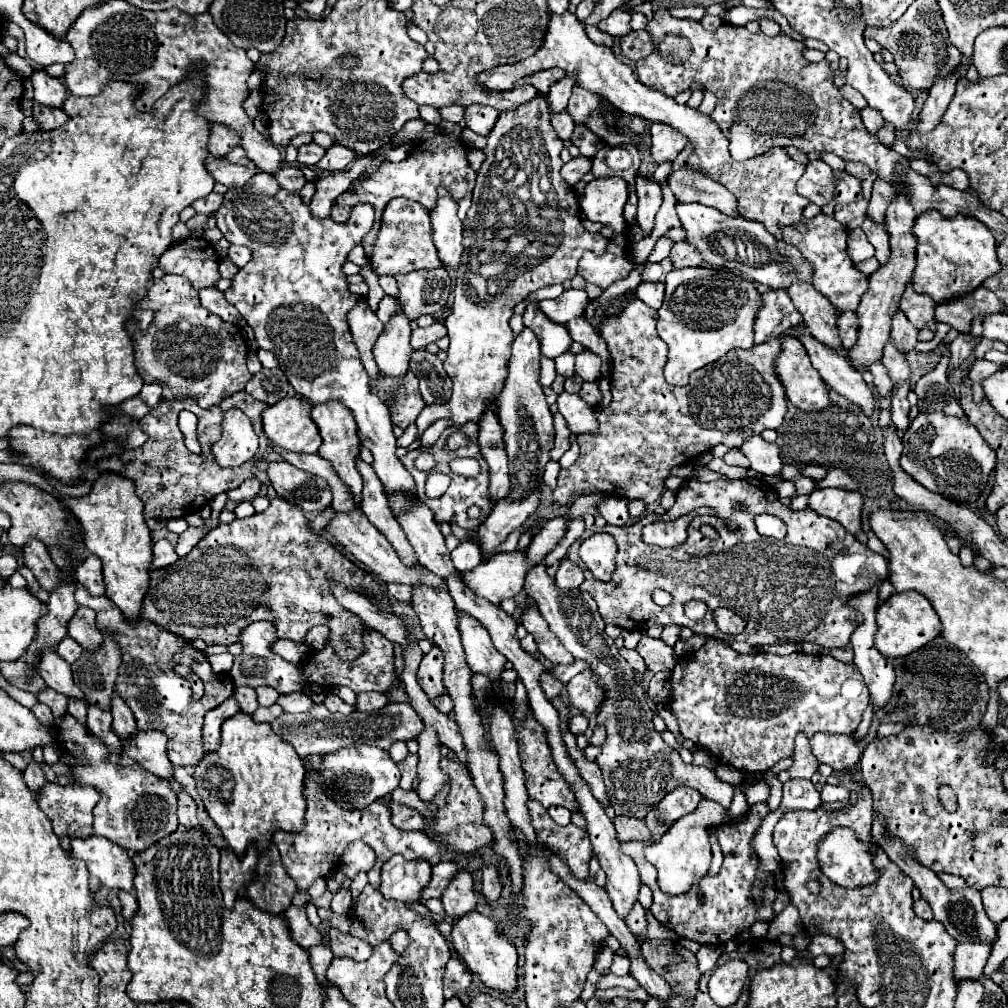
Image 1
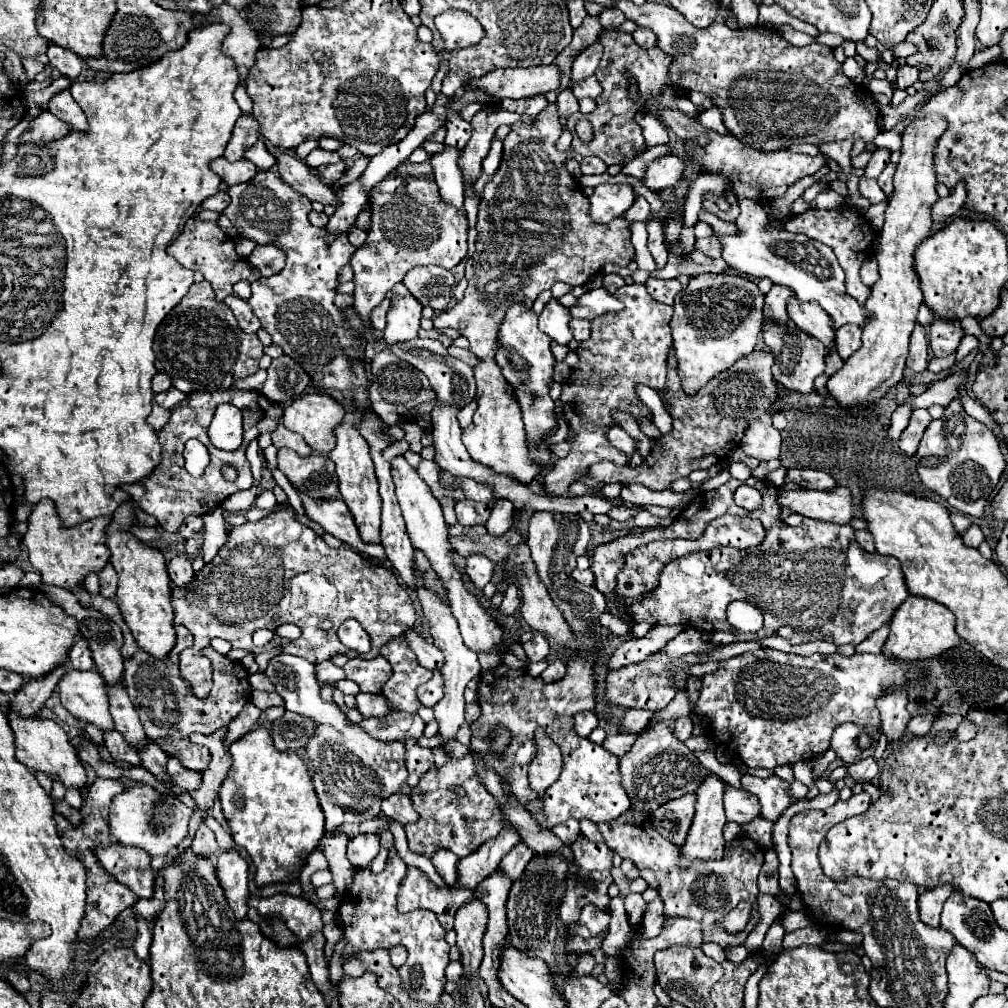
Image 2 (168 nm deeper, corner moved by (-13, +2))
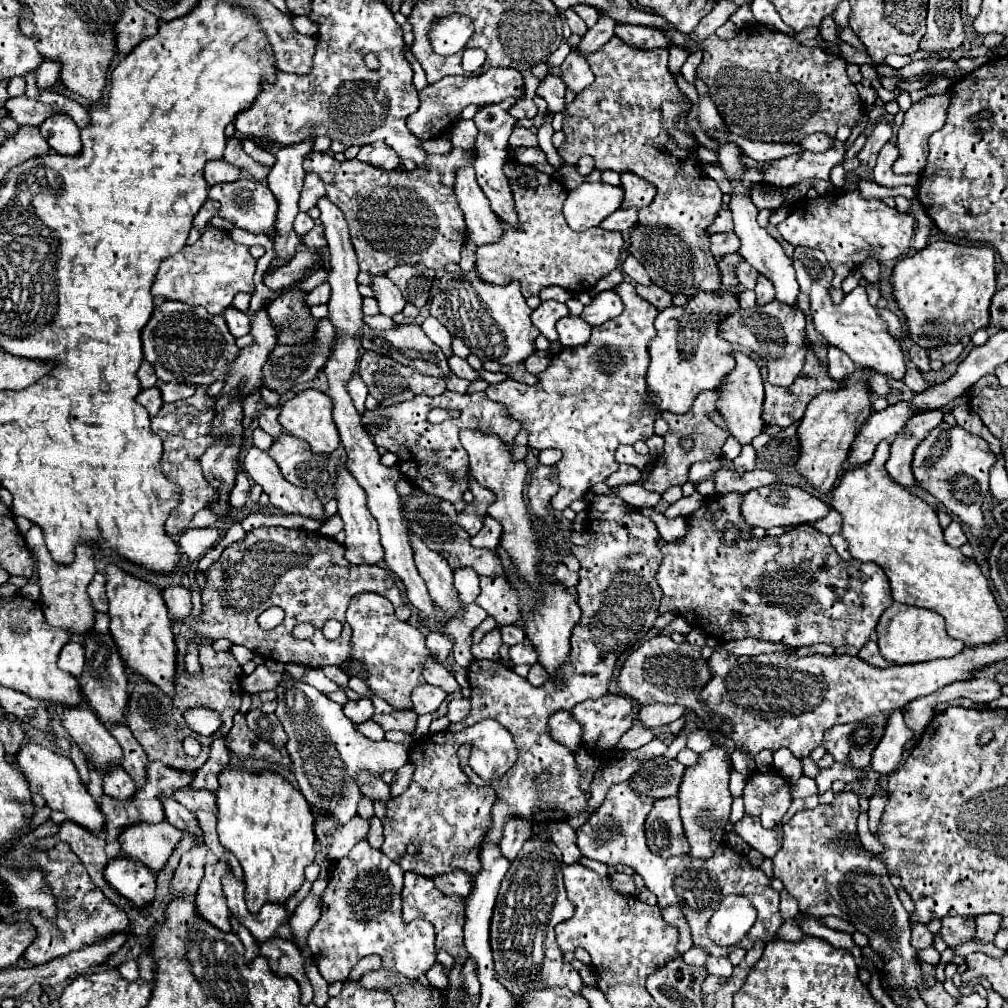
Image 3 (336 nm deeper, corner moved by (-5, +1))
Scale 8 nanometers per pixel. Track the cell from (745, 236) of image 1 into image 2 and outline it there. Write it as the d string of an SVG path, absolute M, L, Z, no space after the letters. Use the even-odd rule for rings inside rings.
M739 200L741 214L737 218L739 234L719 236L723 244L723 260L737 272L751 274L757 278L769 278L773 284L789 286L801 300L815 300L831 316L833 330L845 324L865 326L869 312L845 292L845 274L829 246L813 240L805 234L791 234L787 230L777 230L769 224L769 216L757 200Z

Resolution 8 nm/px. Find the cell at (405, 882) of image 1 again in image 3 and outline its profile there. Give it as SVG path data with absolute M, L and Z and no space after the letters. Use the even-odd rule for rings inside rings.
M407 871L401 899L403 899L401 917L405 923L409 923L417 917L427 919L429 923L433 923L433 927L437 931L437 941L435 941L437 949L451 953L455 957L455 961L465 961L469 957L469 953L463 947L463 939L461 939L461 931L463 931L463 923L465 923L465 899L461 899L461 895L443 895L441 891L437 891L437 887L433 885L433 881L429 877Z

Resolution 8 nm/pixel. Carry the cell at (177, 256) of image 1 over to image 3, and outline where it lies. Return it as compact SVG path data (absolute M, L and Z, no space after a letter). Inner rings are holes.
M209 223L197 243L185 245L177 255L171 255L161 263L151 293L155 297L165 295L167 299L203 305L211 315L219 315L231 305L235 293L253 293L253 273L255 259L249 255L249 247L233 243L229 233L219 231Z

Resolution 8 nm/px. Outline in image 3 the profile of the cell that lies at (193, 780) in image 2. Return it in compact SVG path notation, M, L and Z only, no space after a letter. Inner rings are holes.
M181 787L181 791L173 791L173 799L193 813L197 809L209 811L215 805L215 795L211 791L193 791L193 787Z

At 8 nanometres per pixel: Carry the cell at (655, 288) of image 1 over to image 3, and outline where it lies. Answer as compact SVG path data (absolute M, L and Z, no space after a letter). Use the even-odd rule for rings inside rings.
M635 285L637 293L649 301L653 307L657 307L659 311L663 311L665 307L671 305L671 295L669 291L665 291L663 287L657 287L657 285L649 285L649 287L641 287L641 285Z

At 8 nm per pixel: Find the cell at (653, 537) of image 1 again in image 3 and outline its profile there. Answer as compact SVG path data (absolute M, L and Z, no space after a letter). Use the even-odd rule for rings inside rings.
M597 495L597 499L587 507L587 513L587 529L595 531L597 539L591 545L571 547L573 555L581 563L577 603L581 605L583 615L571 633L569 657L557 675L541 687L533 687L501 661L473 661L469 667L471 715L461 723L449 725L451 731L459 733L477 721L495 719L513 735L517 747L517 763L501 779L485 783L497 791L497 799L493 805L493 827L481 845L499 845L505 819L511 817L529 823L549 823L589 813L591 791L579 787L583 773L577 767L575 755L551 739L549 715L561 709L571 709L587 699L603 697L609 689L619 653L629 645L639 643L639 639L653 629L653 621L659 617L657 609L661 589L655 575L663 557L657 547L659 531L655 523L641 513L629 513L621 499L607 495ZM541 771L551 771L551 779L535 787L533 775Z

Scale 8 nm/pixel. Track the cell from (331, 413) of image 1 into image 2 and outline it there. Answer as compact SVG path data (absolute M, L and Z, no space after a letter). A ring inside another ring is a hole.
M339 424L335 430L337 446L329 454L329 458L337 466L337 476L339 476L339 492L343 496L343 502L349 506L355 524L359 528L361 540L369 544L381 544L381 496L377 494L377 478L373 470L373 460L369 454L367 442L357 434L357 428L351 424Z

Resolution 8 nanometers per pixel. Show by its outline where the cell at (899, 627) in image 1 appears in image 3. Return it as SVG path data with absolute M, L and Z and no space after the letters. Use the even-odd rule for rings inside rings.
M893 603L879 619L877 625L877 643L881 649L881 655L889 663L907 665L907 663L921 663L921 661L933 661L941 657L955 657L965 647L961 641L955 641L945 631L945 619L929 609L913 607L913 605L901 605Z

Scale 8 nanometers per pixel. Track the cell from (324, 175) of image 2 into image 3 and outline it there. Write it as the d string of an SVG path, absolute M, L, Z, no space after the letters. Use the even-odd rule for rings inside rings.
M307 173L305 175L305 183L303 183L303 191L301 191L301 201L299 201L299 209L301 211L309 211L311 207L317 205L317 199L325 195L325 183L317 173Z

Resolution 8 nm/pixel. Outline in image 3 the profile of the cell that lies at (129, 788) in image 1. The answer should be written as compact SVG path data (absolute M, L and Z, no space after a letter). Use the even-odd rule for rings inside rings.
M163 819L161 823L137 823L125 827L119 835L119 843L127 857L139 859L157 873L167 863L181 835L183 833L175 825Z

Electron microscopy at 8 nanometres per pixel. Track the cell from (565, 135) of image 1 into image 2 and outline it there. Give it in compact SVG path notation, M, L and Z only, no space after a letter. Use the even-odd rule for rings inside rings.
M569 88L559 94L559 98L557 98L557 110L559 110L559 116L565 116L565 118L571 116L571 114L575 114L579 110L577 98L573 96L573 92Z

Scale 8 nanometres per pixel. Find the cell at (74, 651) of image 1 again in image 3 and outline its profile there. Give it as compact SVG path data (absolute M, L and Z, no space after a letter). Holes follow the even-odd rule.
M69 641L59 653L59 669L79 677L81 671L83 671L83 665L85 665L83 645L77 643L77 641Z

